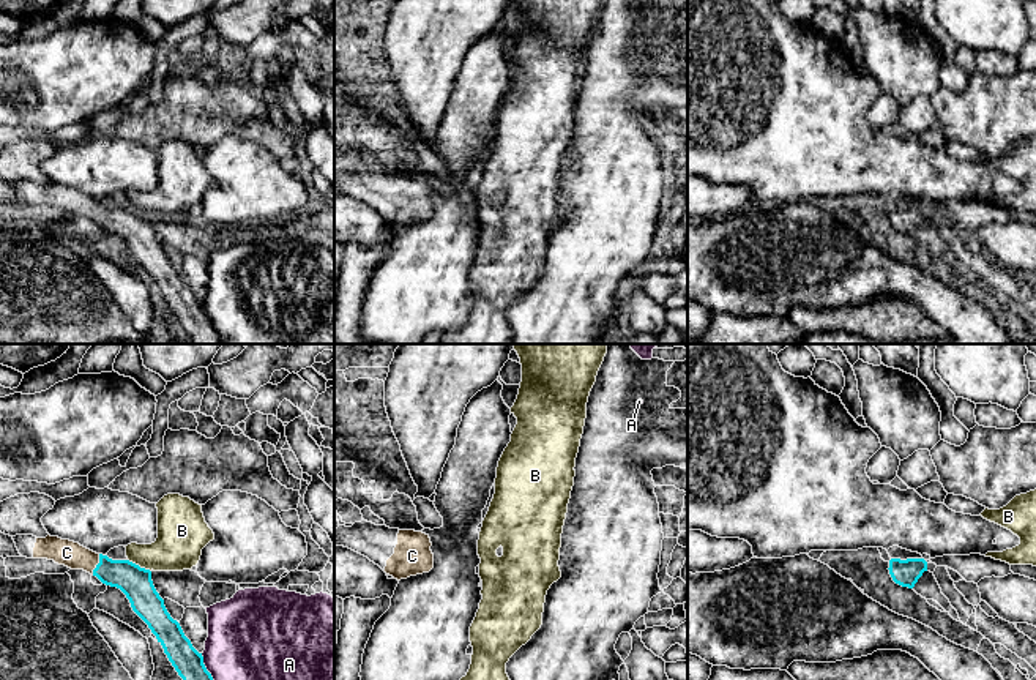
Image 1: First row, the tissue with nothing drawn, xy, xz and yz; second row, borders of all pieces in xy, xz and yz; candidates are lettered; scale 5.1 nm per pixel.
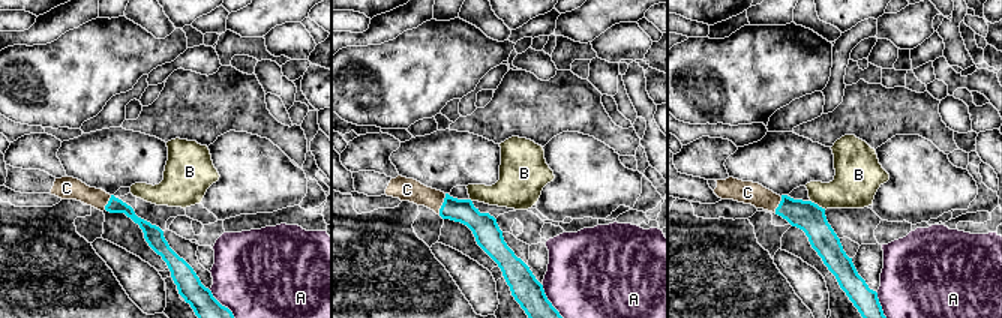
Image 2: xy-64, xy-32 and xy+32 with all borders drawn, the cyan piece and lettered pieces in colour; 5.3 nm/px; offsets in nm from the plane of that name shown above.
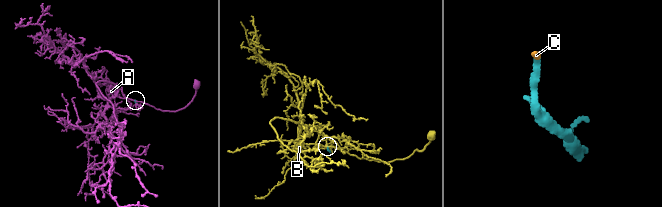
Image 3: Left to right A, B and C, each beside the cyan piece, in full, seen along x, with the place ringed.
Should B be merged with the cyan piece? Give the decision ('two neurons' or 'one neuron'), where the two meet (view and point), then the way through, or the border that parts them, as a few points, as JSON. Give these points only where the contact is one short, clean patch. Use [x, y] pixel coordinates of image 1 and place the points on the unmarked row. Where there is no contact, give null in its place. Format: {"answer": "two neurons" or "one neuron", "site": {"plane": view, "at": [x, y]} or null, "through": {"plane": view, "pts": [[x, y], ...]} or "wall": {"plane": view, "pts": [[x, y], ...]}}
{"answer": "two neurons", "site": {"plane": "xy", "at": [137, 212]}, "wall": {"plane": "xy", "pts": [[128, 205], [150, 218]]}}

